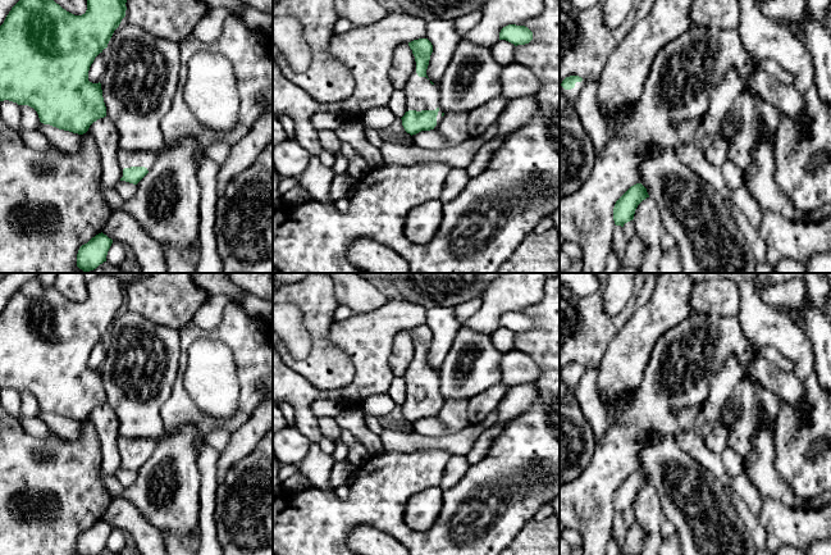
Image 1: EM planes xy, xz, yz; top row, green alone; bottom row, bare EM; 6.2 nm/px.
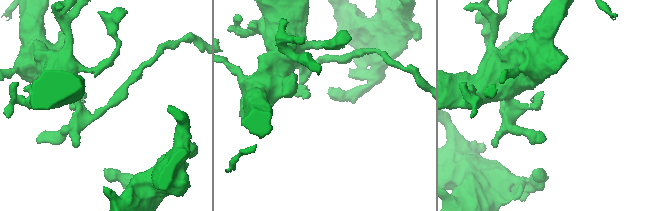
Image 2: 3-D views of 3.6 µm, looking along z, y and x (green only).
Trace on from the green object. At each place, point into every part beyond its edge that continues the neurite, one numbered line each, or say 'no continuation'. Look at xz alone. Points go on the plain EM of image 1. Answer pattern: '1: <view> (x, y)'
1: xz (420, 381)

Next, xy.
1: xy (126, 446)

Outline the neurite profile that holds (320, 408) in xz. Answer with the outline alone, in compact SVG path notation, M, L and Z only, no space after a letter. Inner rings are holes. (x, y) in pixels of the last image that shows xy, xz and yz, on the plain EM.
M320 399L311 404L311 411L315 418L320 417L335 418L342 411L342 406L330 400Z

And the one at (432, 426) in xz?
M430 417L430 418L421 418L416 422L411 423L412 431L424 435L424 436L447 436L451 432L448 428L437 418L437 417Z

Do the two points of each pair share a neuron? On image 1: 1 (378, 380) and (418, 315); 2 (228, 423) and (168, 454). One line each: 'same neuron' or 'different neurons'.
1: same neuron
2: different neurons

